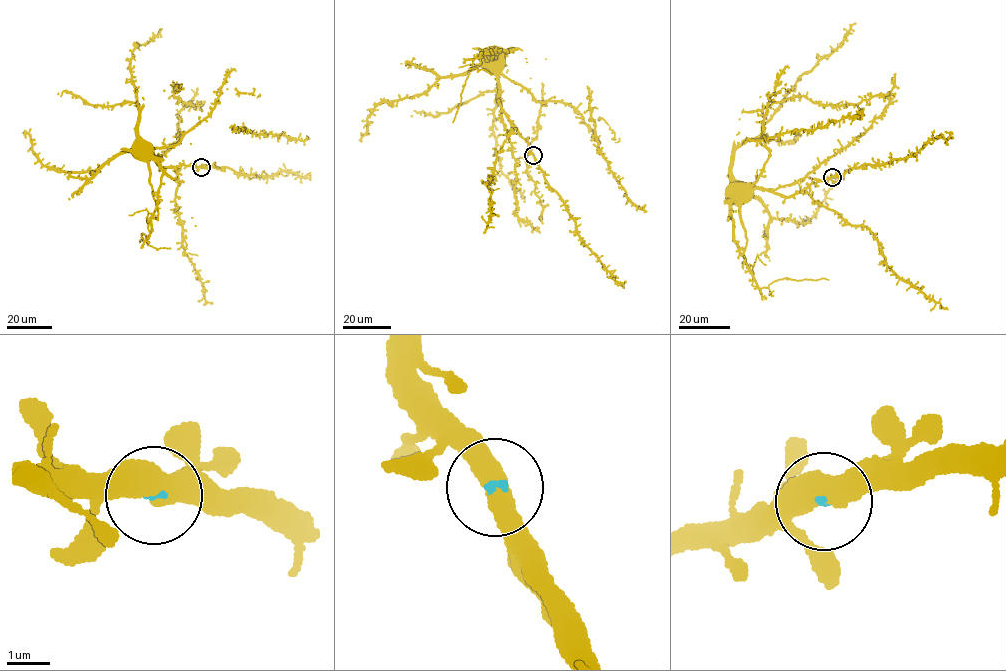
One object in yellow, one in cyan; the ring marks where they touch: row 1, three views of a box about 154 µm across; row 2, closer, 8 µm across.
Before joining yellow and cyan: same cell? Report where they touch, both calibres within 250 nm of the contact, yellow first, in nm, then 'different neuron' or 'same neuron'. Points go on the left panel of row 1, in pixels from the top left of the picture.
place (201, 167); calibres 500 and 80 nm; same neuron

